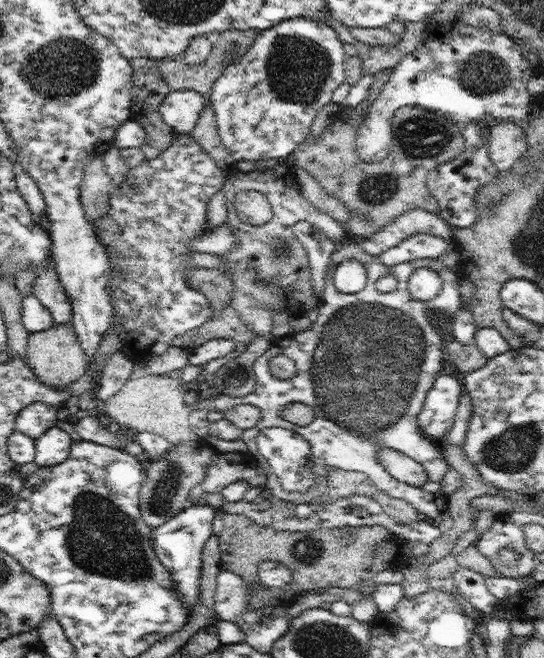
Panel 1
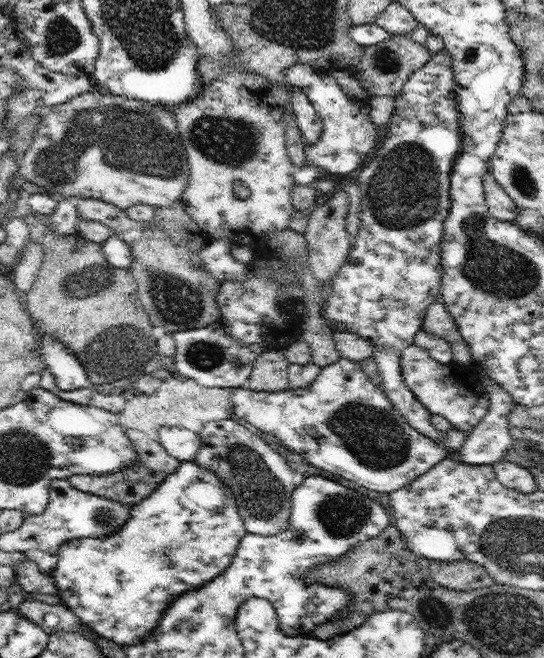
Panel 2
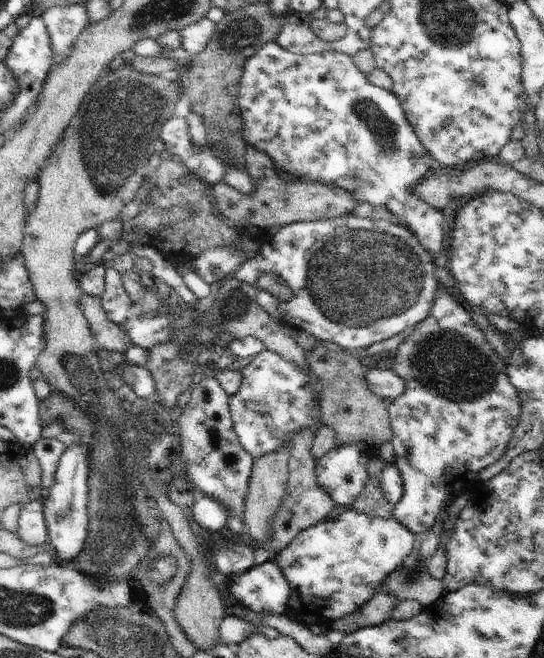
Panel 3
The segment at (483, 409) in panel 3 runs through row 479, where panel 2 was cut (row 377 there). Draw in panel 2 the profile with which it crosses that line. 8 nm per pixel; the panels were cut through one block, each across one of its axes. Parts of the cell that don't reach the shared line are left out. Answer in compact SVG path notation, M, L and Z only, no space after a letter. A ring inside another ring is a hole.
M412 344L402 350L402 357L400 357L400 365L402 378L406 382L406 386L414 393L414 396L423 404L424 408L433 415L439 415L446 418L451 426L468 432L468 435L478 423L486 416L489 410L490 401L488 393L479 379L474 379L472 375L467 372L467 366L458 365L456 363L442 364L434 361L426 348L416 344Z

